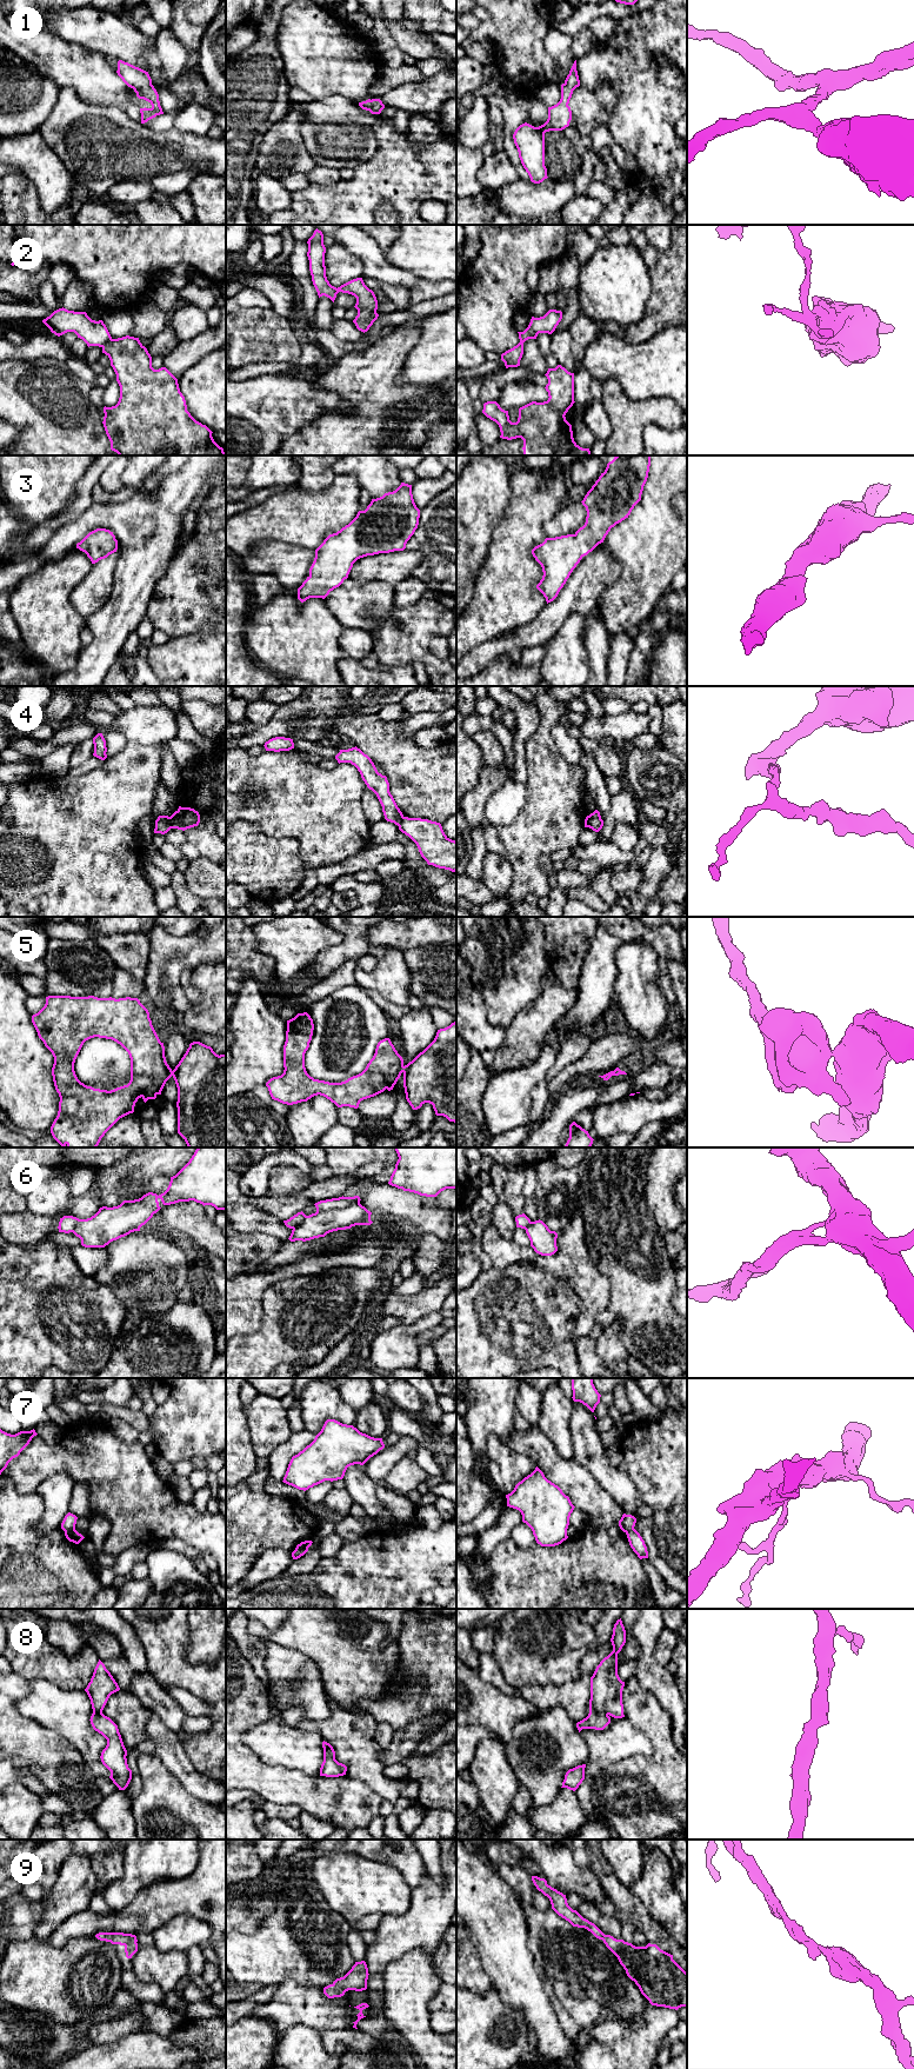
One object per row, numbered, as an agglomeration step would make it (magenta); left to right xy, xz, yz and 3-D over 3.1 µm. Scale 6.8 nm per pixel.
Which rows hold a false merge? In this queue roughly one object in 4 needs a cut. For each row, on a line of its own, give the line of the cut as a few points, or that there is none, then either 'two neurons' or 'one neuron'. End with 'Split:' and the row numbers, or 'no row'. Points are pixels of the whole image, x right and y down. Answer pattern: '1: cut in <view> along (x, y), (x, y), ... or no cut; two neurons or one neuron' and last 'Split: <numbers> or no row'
1: no cut; one neuron
2: cut in xy along (112, 339), (102, 347); two neurons
3: no cut; one neuron
4: cut in xy along (168, 817), (172, 827); two neurons
5: cut in xz along (402, 1066), (404, 1071); two neurons
6: no cut; one neuron
7: cut in xz along (307, 1547), (295, 1549); two neurons
8: no cut; one neuron
9: no cut; one neuron
Split: 2, 4, 5, 7

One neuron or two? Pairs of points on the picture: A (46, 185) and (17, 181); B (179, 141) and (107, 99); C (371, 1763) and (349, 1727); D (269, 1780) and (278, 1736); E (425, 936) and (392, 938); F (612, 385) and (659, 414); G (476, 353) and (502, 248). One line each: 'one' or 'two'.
A: two
B: two
C: one
D: two
E: one
F: one
G: two

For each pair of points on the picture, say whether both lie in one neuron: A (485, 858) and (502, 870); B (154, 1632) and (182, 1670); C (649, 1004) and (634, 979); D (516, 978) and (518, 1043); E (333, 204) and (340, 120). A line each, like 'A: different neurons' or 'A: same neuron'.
A: same neuron
B: same neuron
C: same neuron
D: different neurons
E: different neurons

